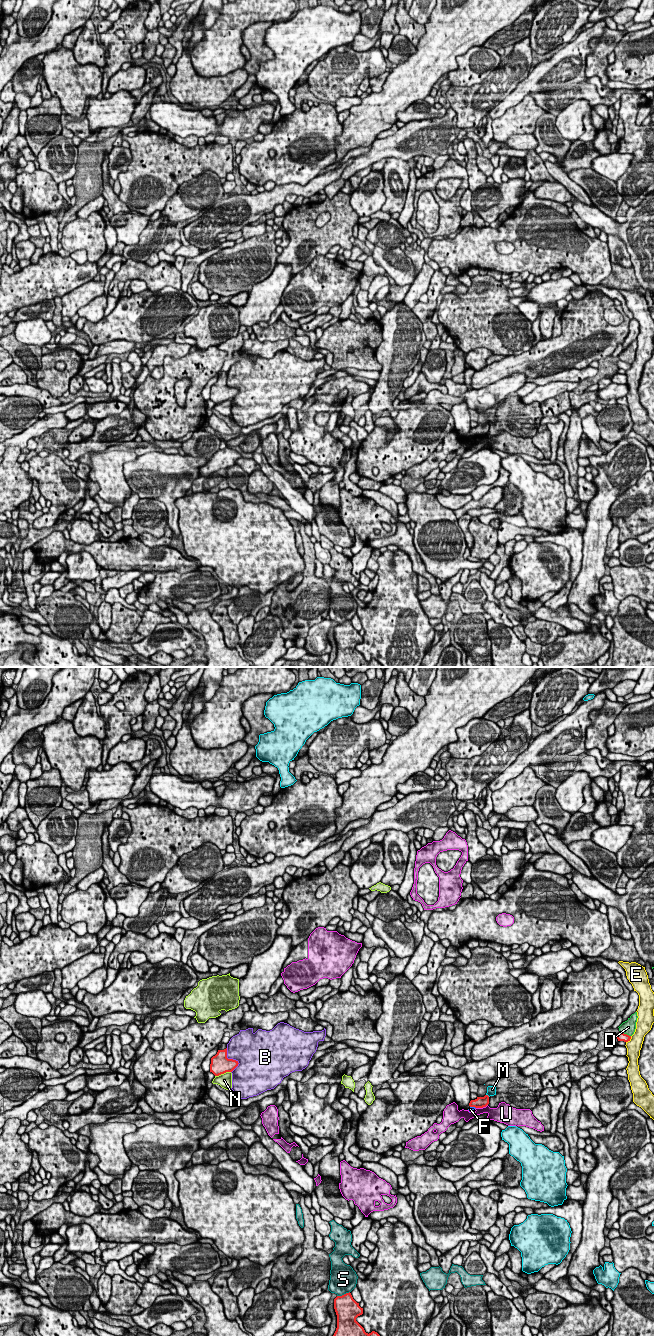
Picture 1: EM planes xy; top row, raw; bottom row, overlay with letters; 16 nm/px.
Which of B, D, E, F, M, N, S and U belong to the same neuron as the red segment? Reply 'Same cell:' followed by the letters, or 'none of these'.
Same cell: none of these

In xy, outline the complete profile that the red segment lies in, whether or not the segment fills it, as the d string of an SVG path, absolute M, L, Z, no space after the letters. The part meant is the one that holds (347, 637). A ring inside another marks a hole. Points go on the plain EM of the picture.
M350 620L334 627L334 637L337 656L331 667L383 667L375 659L366 661L356 649L356 646L363 642L363 636L353 627Z

